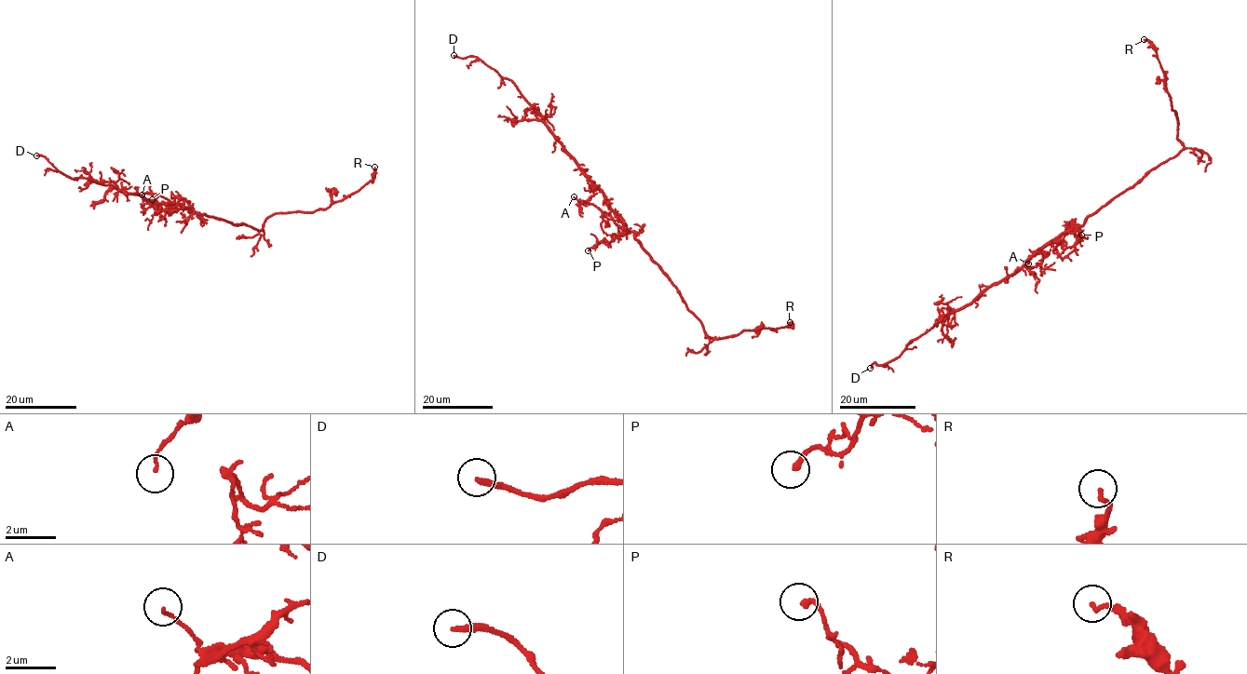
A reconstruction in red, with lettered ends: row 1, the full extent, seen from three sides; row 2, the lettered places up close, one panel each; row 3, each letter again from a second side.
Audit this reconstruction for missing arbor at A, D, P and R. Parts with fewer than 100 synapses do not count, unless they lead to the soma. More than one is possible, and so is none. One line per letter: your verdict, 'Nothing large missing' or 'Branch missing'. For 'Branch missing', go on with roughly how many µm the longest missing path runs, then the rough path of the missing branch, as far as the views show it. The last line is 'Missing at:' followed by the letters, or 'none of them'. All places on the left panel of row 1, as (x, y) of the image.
A: Nothing large missing
D: Branch missing. Missing length about 20 µm
P: Nothing large missing
R: Nothing large missing
Missing at: D

